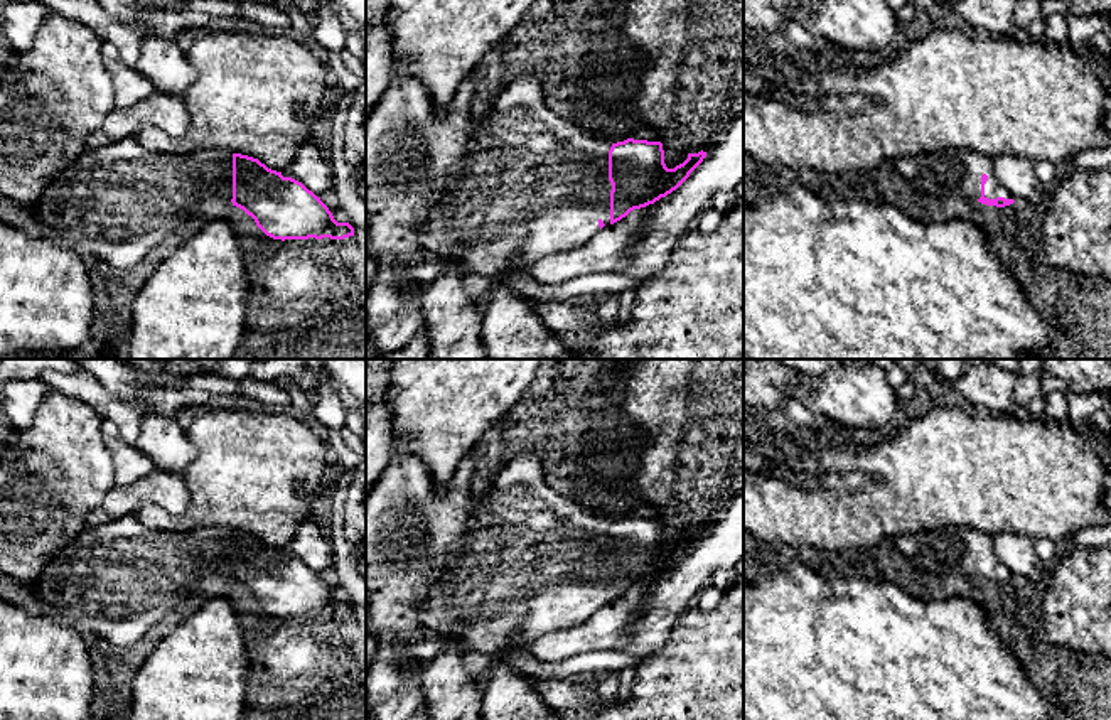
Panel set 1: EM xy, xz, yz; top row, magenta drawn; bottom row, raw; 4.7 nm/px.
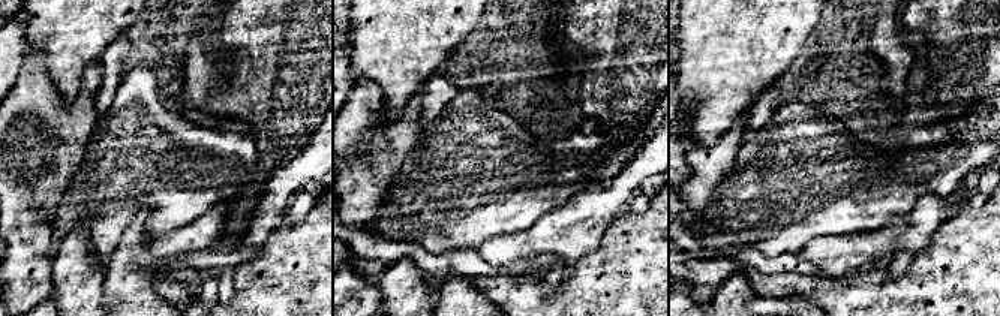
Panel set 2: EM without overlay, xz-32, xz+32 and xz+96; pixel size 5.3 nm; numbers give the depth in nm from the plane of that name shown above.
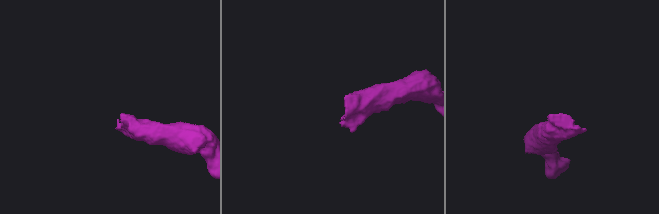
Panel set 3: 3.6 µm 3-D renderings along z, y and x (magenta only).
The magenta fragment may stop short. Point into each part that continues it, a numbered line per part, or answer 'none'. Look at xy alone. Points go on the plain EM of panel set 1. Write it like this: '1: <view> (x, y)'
1: xy (117, 580)

